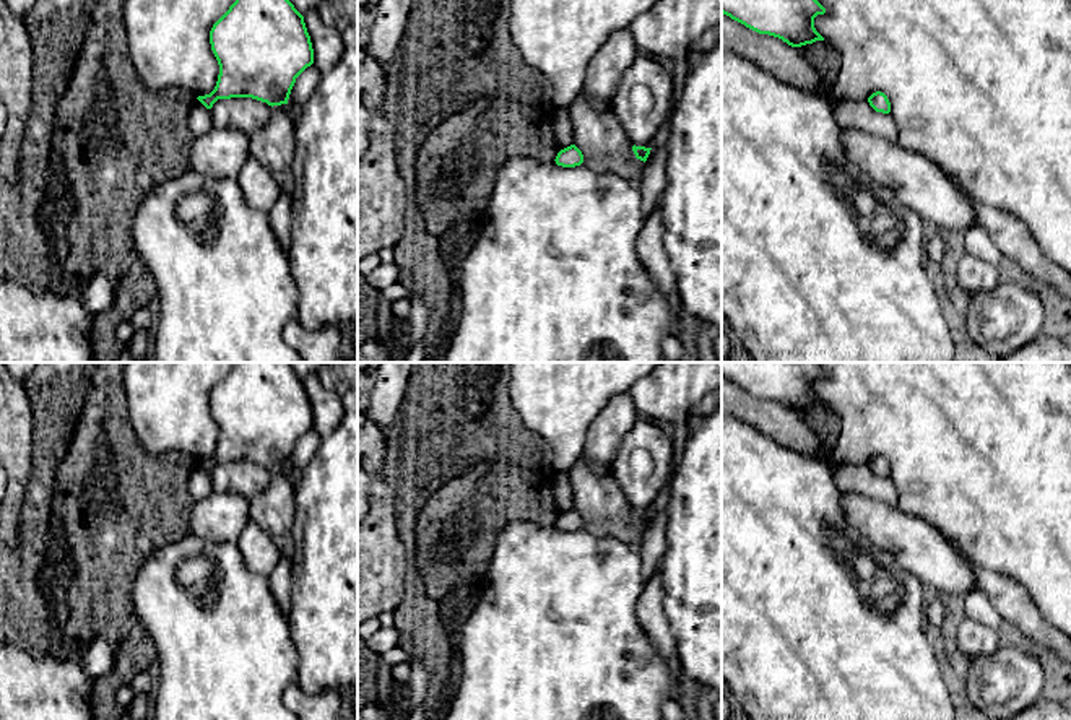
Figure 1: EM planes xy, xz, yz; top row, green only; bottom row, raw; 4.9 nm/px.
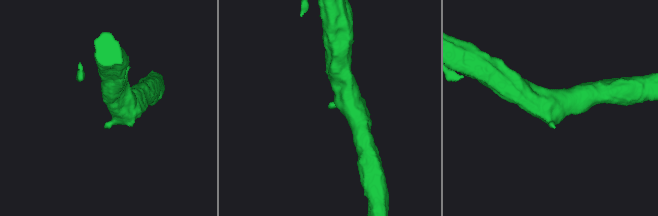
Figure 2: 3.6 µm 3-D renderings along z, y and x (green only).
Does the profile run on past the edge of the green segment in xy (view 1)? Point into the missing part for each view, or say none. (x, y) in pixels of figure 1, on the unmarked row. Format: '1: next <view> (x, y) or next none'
1: next none

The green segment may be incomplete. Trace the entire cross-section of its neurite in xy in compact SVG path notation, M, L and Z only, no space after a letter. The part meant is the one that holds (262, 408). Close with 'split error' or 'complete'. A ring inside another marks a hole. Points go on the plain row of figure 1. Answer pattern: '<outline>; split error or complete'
M236 362L210 395L219 429L215 453L197 463L211 473L218 463L252 462L268 470L288 468L296 442L314 427L304 380L288 362Z; complete

